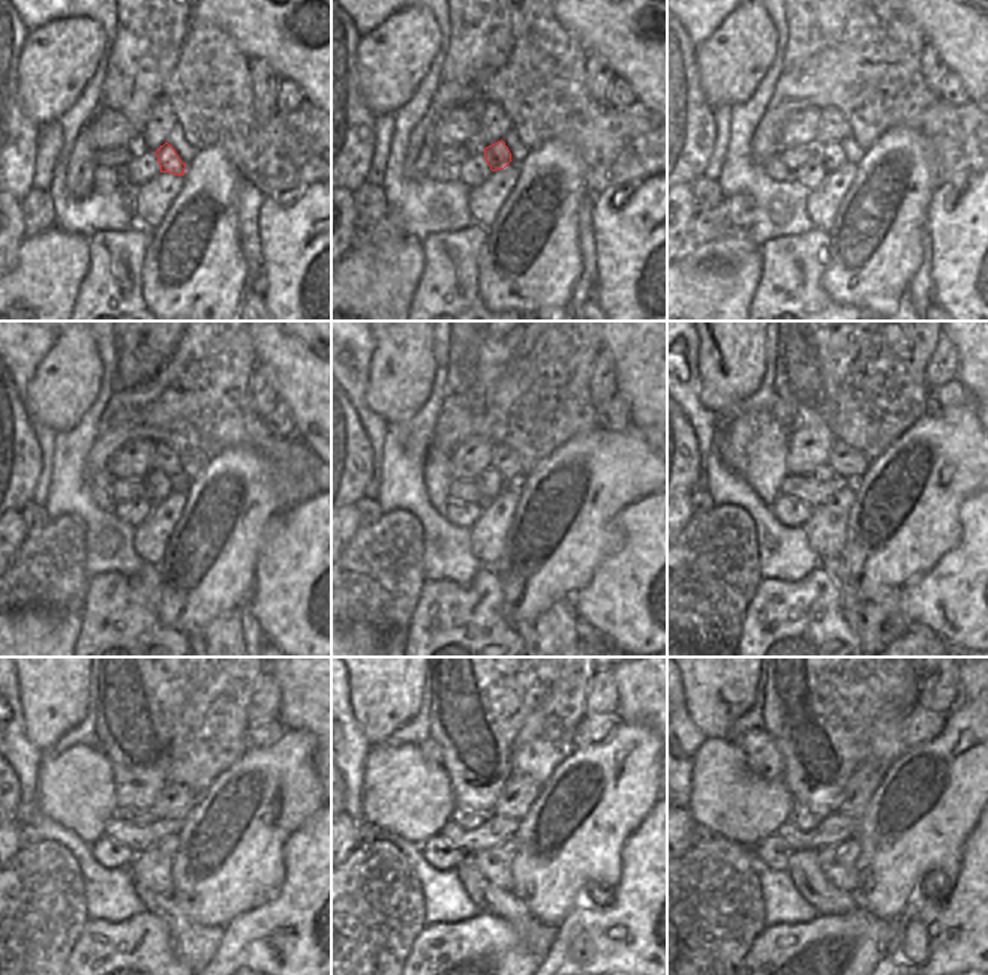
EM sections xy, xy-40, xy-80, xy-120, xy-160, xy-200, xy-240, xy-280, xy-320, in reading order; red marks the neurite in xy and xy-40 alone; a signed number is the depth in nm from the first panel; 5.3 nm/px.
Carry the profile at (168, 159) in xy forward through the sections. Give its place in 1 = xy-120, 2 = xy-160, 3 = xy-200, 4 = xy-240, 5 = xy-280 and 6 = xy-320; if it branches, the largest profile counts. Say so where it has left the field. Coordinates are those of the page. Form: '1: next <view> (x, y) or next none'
1: next xy-120 (158, 485)
2: next xy-160 (491, 483)
3: next xy-200 (822, 473)
4: next xy-240 (137, 816)
5: next xy-280 (465, 818)
6: next xy-320 (799, 816)

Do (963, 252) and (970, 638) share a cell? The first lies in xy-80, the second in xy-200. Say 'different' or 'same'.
same

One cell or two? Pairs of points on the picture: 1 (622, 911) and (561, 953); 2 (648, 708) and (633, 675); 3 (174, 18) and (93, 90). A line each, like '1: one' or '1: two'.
1: one
2: one
3: two

